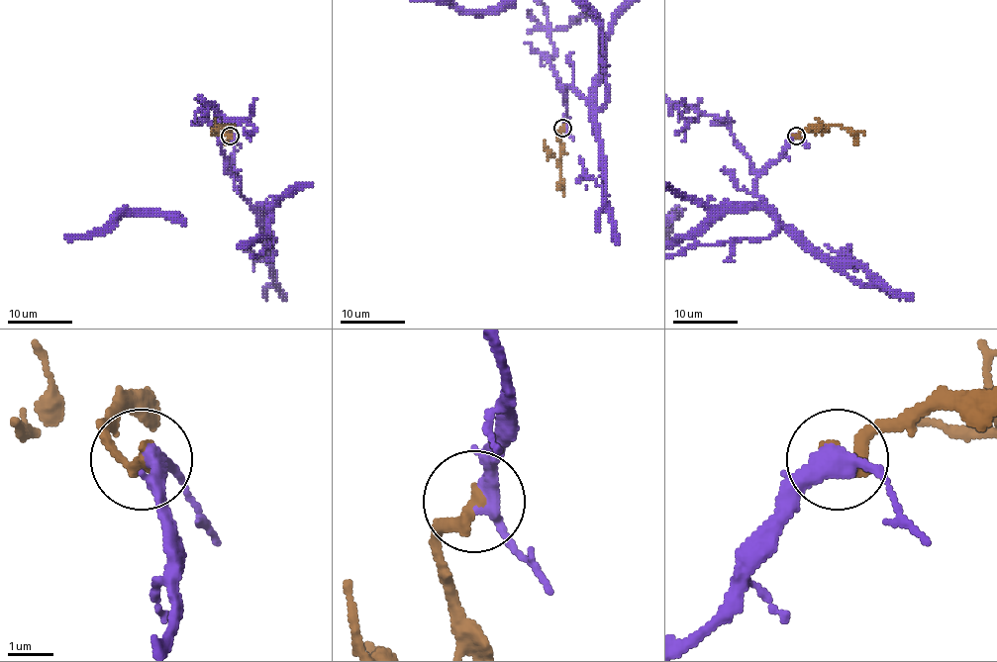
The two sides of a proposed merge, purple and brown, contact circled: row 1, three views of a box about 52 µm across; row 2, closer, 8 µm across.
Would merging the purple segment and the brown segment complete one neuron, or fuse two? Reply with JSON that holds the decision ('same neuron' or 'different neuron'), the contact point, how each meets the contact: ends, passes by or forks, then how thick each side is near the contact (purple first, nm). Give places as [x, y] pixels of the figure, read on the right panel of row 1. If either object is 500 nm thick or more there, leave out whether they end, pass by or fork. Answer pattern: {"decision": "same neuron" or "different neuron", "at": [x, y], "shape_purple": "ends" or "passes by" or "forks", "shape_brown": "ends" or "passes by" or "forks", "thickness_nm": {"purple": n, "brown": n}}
{"decision": "same neuron", "at": [796, 136], "shape_purple": "passes by", "shape_brown": "ends", "thickness_nm": {"purple": 360, "brown": 320}}

